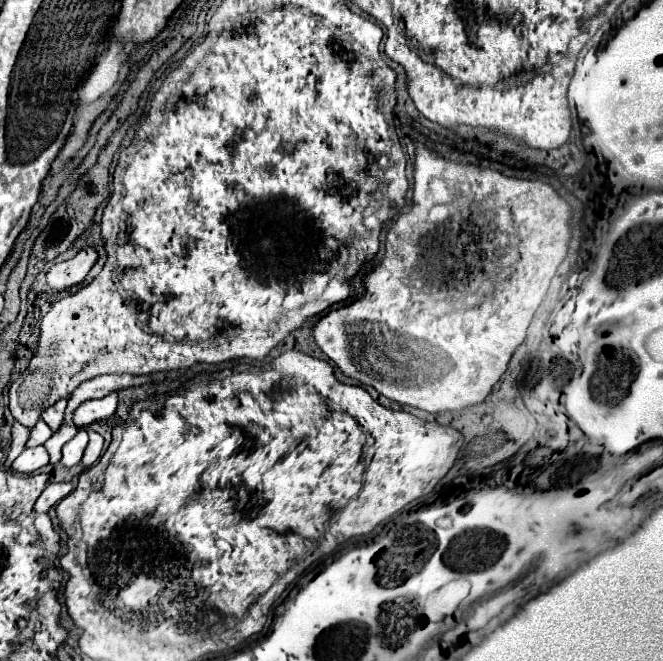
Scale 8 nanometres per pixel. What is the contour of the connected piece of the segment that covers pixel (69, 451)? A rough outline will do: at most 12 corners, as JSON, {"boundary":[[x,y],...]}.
{"boundary":[[88,432],[78,434],[62,448],[62,464],[76,466],[82,460]]}

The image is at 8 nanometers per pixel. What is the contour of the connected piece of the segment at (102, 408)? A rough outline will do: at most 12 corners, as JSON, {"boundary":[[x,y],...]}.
{"boundary":[[118,392],[76,408],[74,424],[84,428],[116,412]]}

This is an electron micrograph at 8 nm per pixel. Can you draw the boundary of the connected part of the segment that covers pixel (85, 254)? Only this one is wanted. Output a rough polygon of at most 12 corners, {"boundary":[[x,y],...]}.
{"boundary":[[84,246],[72,260],[54,264],[46,280],[68,290],[86,278],[98,260],[96,248]]}

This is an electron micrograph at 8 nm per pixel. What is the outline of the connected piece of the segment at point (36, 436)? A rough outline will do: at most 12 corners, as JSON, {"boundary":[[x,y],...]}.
{"boundary":[[44,420],[30,430],[26,448],[42,446],[52,430]]}

